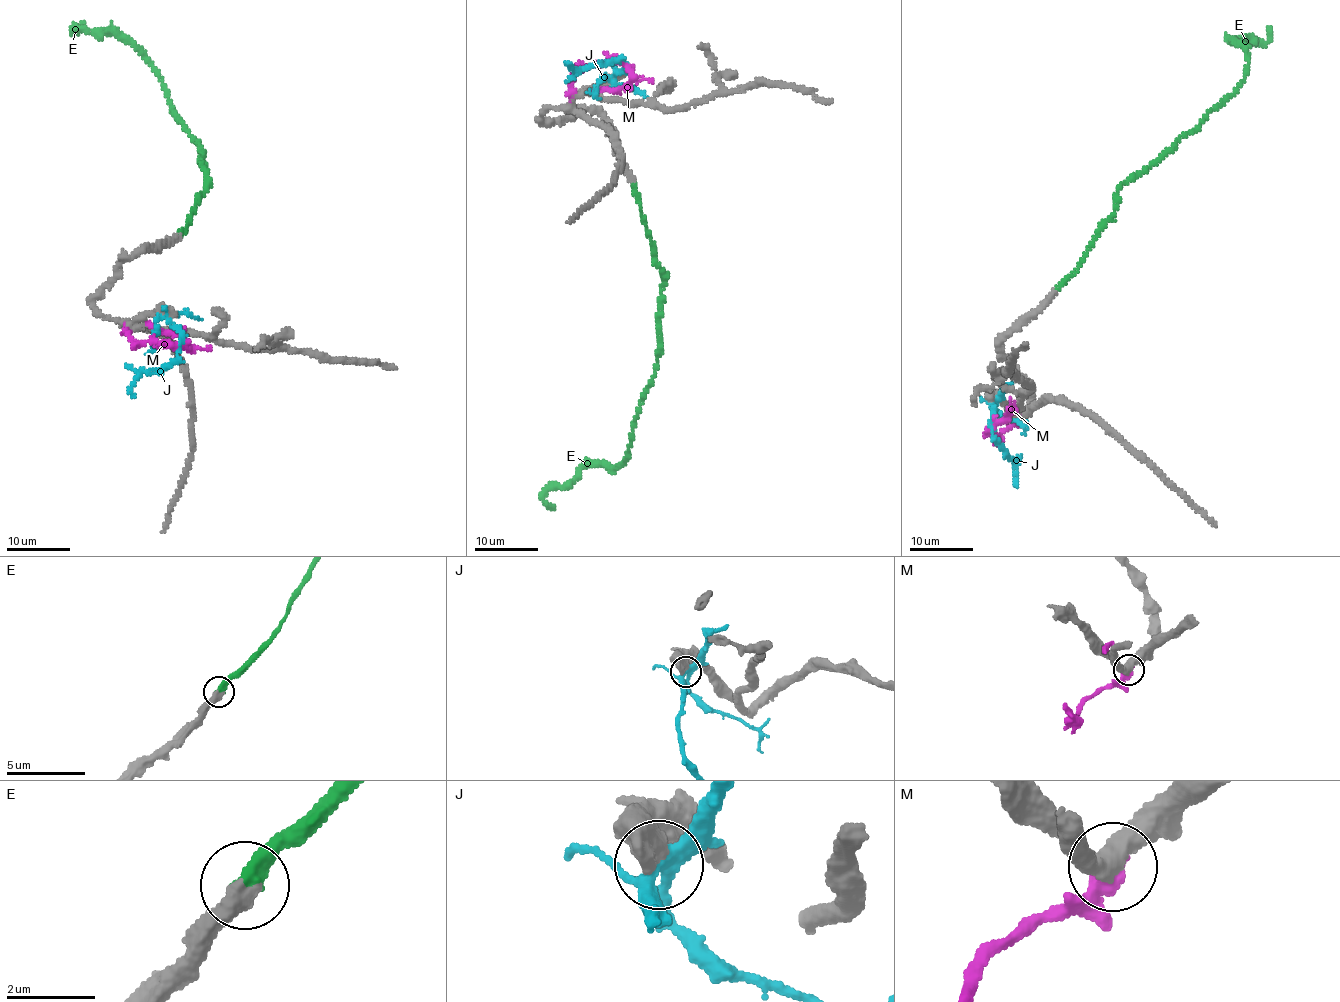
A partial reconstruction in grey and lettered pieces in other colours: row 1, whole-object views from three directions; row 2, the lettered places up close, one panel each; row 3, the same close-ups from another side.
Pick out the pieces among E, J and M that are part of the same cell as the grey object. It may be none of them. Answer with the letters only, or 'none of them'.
E

